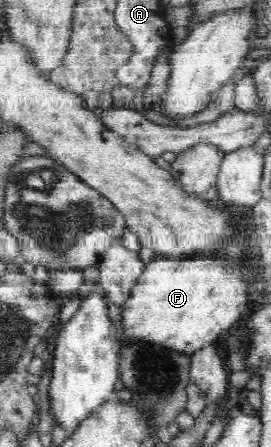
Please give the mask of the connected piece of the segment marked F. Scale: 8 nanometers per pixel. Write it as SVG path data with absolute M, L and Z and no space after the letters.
M209 255L198 258L156 257L145 265L130 295L121 305L126 339L176 350L189 356L214 343L220 331L234 325L248 307L242 280Z

